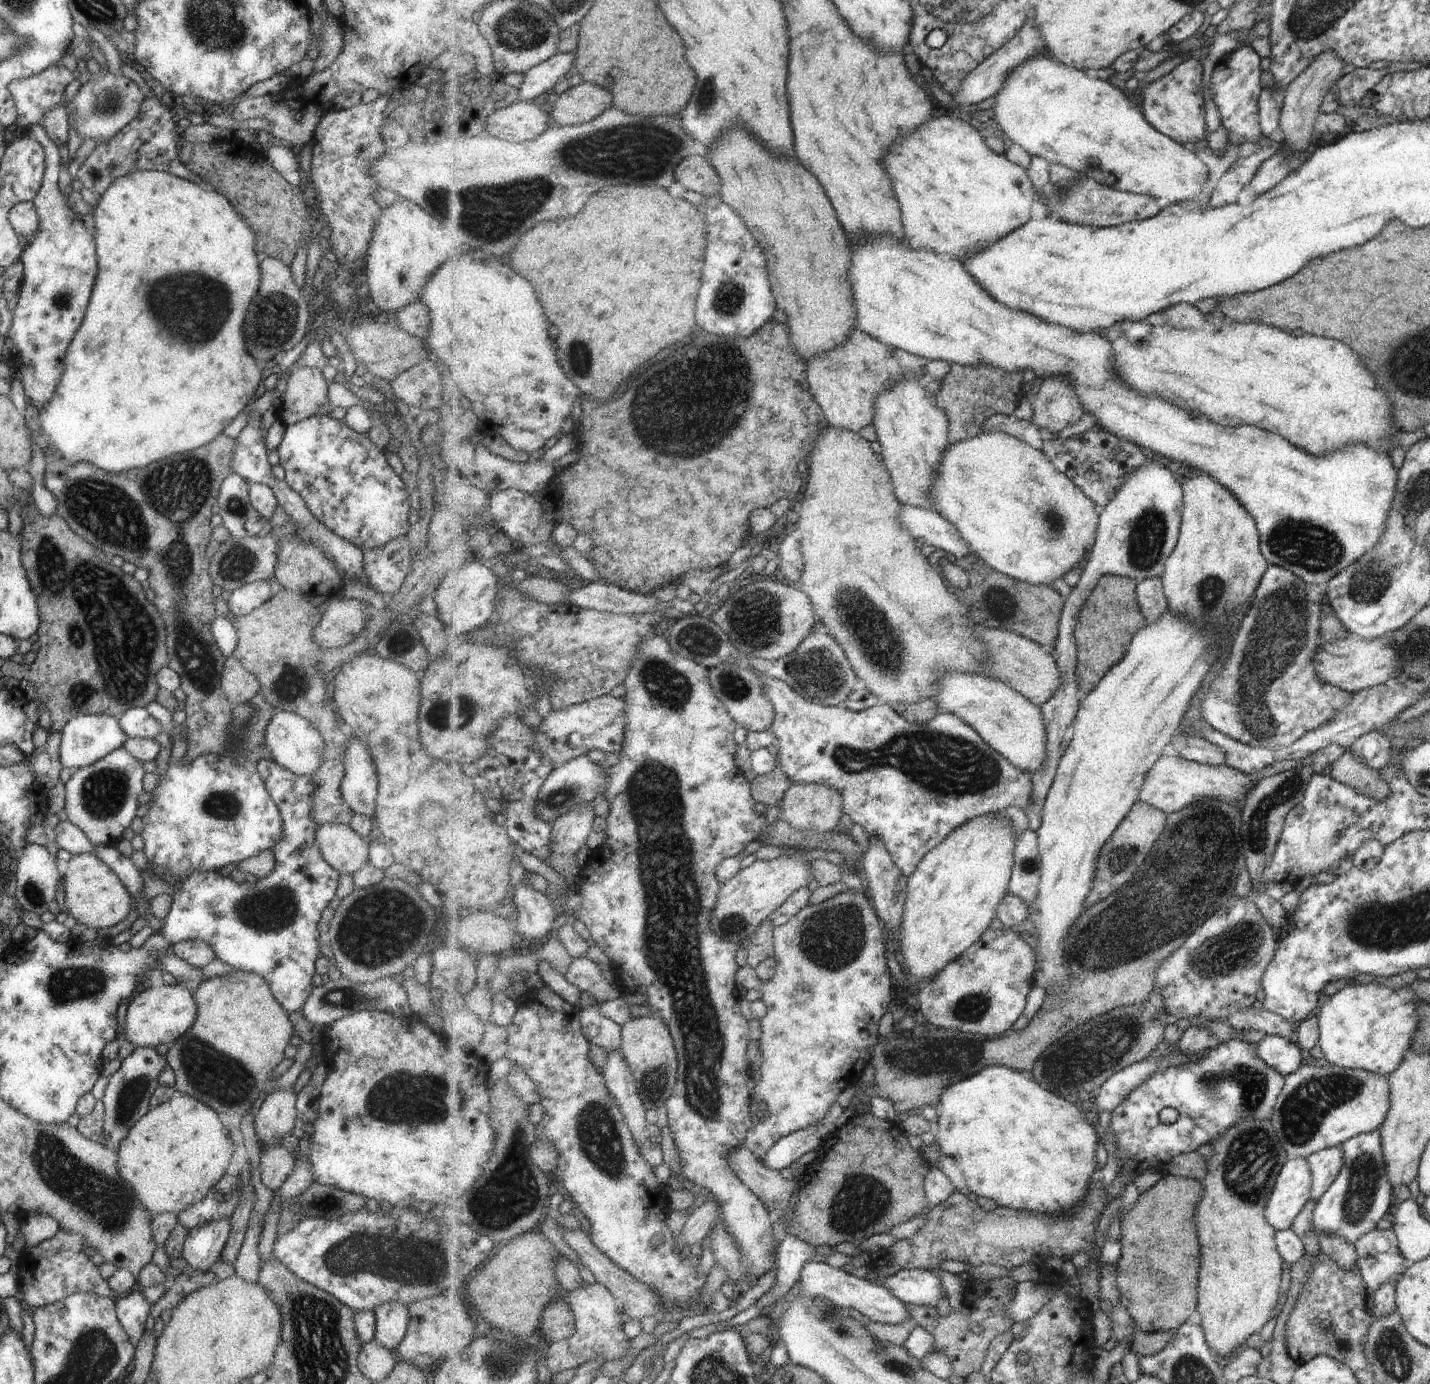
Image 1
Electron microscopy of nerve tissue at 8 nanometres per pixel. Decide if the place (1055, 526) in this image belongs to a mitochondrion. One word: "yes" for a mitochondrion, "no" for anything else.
yes

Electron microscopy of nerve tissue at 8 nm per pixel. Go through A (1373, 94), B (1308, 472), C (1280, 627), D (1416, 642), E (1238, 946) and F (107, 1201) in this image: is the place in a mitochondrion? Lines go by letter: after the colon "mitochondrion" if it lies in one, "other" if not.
A: other
B: other
C: mitochondrion
D: mitochondrion
E: mitochondrion
F: mitochondrion

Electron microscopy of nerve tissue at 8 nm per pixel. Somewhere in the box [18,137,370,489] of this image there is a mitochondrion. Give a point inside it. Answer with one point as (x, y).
(196, 318)

